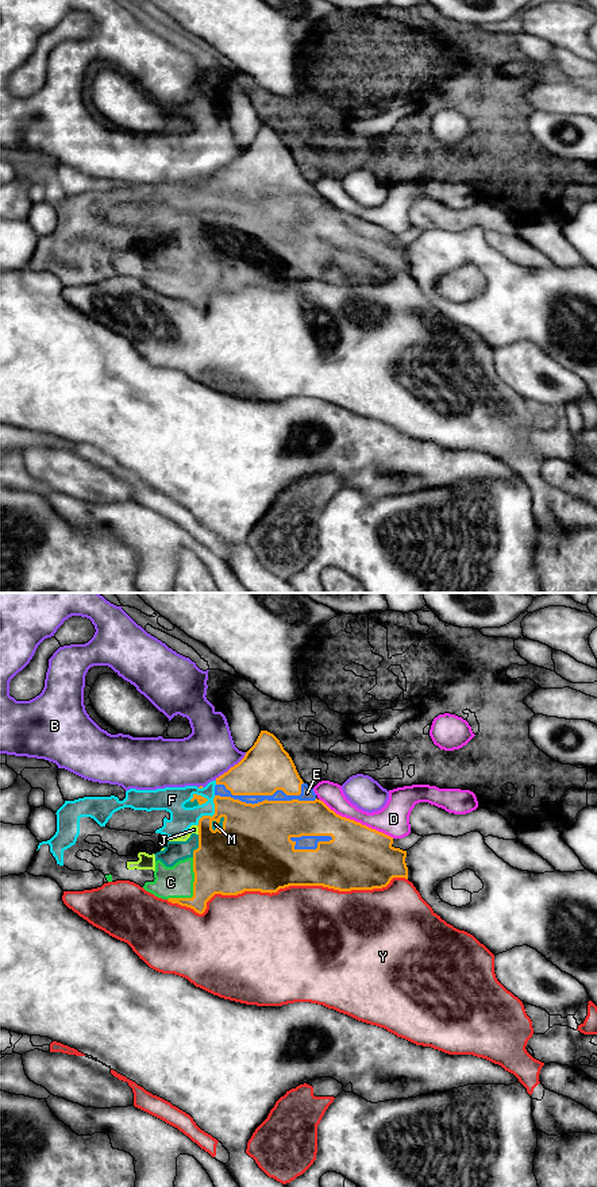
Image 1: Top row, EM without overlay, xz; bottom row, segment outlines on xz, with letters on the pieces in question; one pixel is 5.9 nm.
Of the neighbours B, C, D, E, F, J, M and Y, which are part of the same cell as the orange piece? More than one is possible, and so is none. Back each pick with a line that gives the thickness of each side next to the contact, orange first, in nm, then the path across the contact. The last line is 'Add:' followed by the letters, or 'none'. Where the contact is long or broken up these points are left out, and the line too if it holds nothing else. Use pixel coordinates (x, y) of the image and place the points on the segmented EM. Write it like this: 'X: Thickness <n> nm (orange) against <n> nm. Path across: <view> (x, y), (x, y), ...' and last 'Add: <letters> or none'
C: Thickness 380 nm (orange) against 190 nm
E: Thickness 420 nm (orange) against 80 nm
F: Thickness 340 nm (orange) against 140 nm
J: Thickness 380 nm (orange) against 50 nm
M: Thickness 400 nm (orange) against 130 nm
Add: C, E, F, J, M

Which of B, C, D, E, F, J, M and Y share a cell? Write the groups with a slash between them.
B / C E F J M / D / Y

